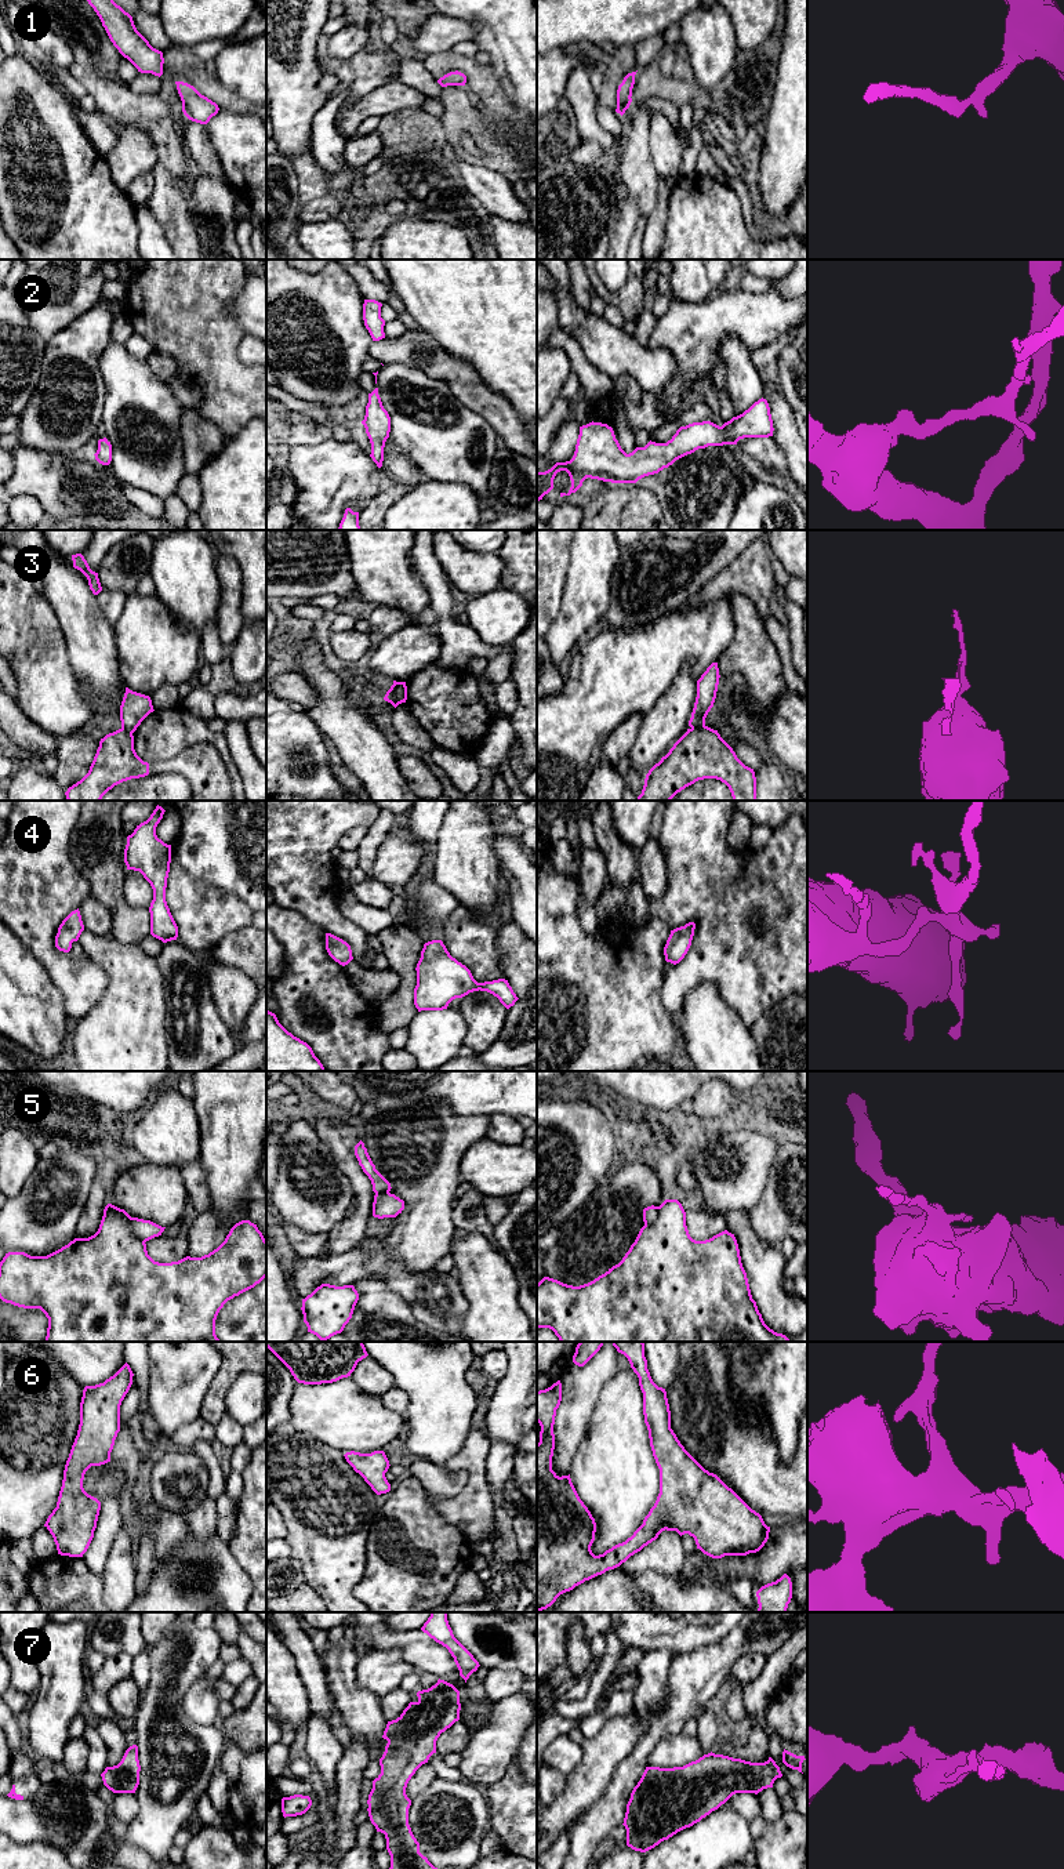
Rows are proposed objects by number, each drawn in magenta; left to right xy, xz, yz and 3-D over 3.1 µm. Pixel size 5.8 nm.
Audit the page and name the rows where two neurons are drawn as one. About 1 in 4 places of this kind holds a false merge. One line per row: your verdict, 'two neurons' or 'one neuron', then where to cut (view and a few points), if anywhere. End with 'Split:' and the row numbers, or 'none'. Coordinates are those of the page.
1: one neuron | no cut
2: one neuron | no cut
3: two neurons | xz (396, 682), (395, 695), (400, 703)
4: one neuron | no cut
5: two neurons | xy (130, 1216), (130, 1229), (145, 1241)
6: one neuron | no cut
7: one neuron | no cut
Split: 3, 5

